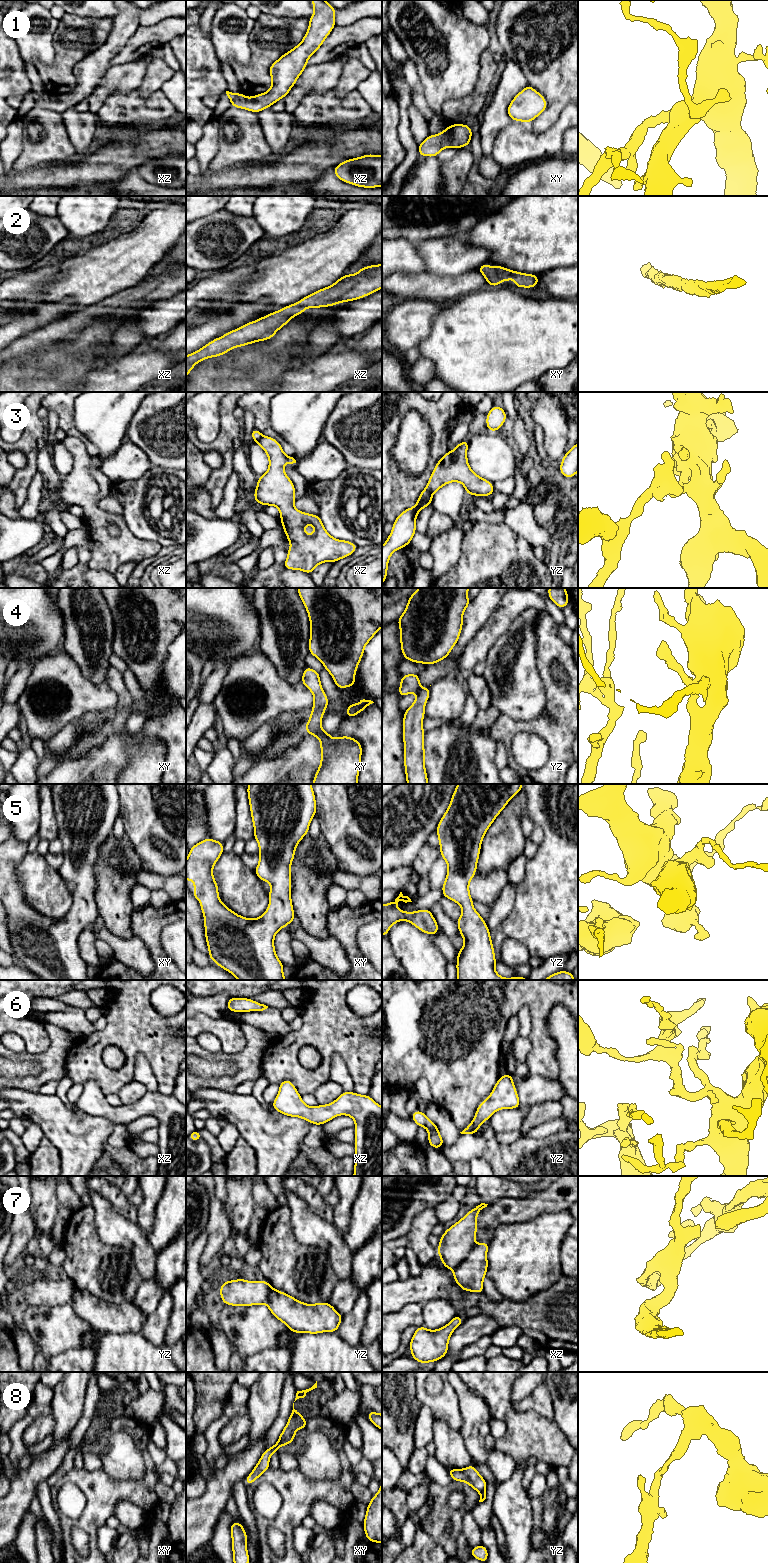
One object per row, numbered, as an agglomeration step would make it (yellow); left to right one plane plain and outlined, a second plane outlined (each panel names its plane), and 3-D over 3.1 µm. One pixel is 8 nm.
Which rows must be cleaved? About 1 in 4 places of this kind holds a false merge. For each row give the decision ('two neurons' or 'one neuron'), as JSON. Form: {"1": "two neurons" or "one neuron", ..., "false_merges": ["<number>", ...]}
{"1": "one neuron", "2": "one neuron", "3": "two neurons", "4": "one neuron", "5": "one neuron", "6": "one neuron", "7": "one neuron", "8": "one neuron", "false_merges": ["3"]}

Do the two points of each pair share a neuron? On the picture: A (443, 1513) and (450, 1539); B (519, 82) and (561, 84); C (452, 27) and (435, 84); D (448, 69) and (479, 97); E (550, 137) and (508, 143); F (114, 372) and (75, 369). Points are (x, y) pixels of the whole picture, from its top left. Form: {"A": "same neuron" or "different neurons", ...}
{"A": "same neuron", "B": "different neurons", "C": "same neuron", "D": "different neurons", "E": "same neuron", "F": "different neurons"}

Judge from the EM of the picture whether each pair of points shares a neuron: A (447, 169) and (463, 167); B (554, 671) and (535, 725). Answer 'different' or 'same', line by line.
A: same
B: same

